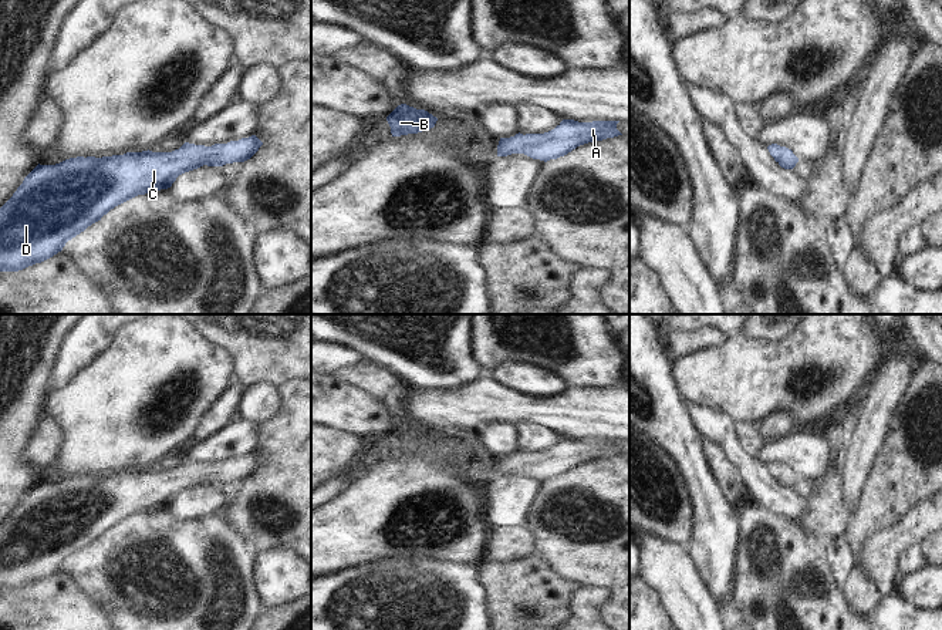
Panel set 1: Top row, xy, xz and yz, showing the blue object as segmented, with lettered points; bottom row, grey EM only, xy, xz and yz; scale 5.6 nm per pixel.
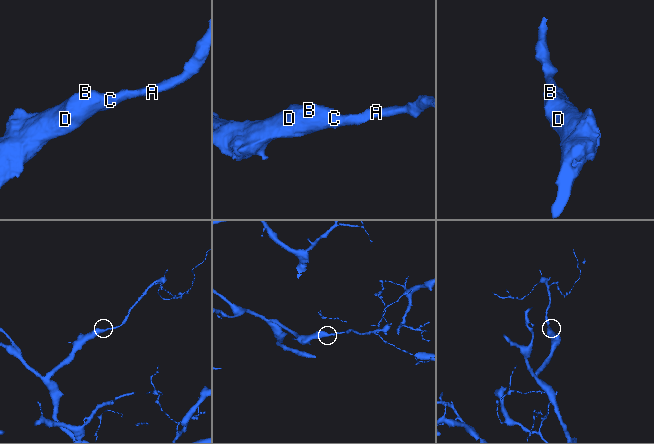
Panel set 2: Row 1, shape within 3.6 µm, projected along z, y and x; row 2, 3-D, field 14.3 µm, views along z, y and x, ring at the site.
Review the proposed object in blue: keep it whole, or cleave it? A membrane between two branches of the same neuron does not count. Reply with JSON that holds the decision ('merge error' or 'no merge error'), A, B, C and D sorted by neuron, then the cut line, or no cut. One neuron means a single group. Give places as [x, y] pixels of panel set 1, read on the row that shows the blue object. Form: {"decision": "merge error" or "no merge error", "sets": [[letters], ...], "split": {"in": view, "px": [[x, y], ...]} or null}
{"decision": "no merge error", "sets": [["A", "B", "C", "D"]], "split": null}

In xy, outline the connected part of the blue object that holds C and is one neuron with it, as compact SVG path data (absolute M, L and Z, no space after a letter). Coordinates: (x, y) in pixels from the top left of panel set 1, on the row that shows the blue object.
M251 135L227 144L212 146L185 142L172 152L126 152L112 156L77 156L55 165L37 165L17 188L13 196L0 208L0 272L18 272L36 263L41 263L63 250L65 243L84 232L92 223L101 220L115 206L148 192L168 189L176 178L203 165L223 166L250 159L263 142Z

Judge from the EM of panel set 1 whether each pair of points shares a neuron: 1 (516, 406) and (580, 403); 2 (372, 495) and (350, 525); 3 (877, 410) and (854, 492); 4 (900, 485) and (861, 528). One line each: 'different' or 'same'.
1: same
2: same
3: same
4: same

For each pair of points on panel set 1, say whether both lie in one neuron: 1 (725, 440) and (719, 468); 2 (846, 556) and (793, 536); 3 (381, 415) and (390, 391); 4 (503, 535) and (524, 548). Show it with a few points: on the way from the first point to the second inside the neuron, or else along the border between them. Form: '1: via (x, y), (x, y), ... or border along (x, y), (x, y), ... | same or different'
1: border along (704, 438), (713, 442), (723, 452), (740, 478) | different
2: border along (826, 542), (826, 561), (836, 582) | different
3: border along (357, 384), (384, 400), (392, 408), (395, 425) | different
4: via (509, 541), (519, 543) | same

